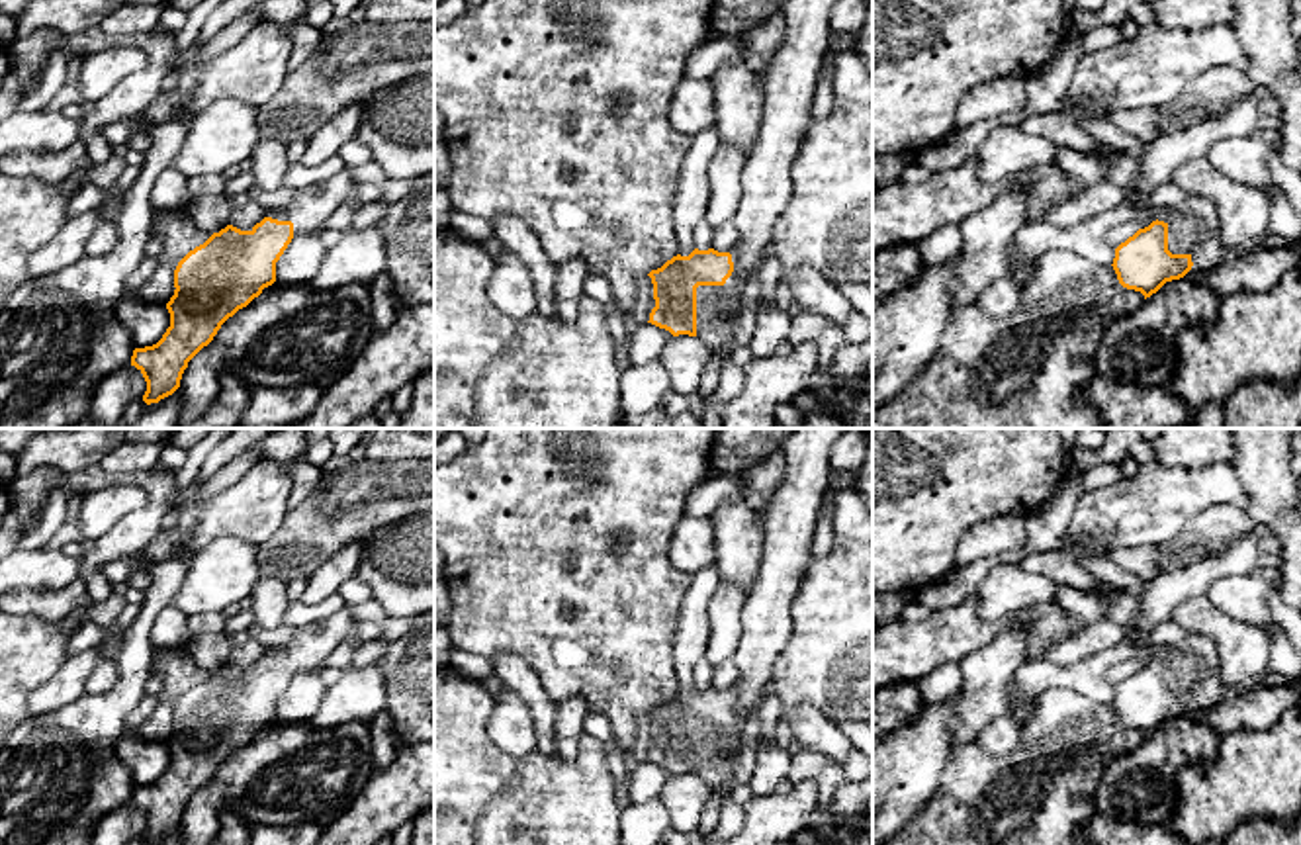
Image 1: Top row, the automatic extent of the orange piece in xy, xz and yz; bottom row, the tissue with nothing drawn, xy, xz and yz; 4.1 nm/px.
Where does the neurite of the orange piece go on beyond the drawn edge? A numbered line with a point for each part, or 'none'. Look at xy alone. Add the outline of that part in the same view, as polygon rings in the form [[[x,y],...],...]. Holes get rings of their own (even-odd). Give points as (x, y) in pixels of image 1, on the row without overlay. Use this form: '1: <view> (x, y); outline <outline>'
1: xy (312, 646); outline [[[344,606],[321,622],[299,628],[288,645],[266,647],[264,655],[292,659],[293,675],[325,671],[327,657],[352,634],[358,640],[376,640],[383,636],[383,628],[380,622],[354,618],[350,606]]]

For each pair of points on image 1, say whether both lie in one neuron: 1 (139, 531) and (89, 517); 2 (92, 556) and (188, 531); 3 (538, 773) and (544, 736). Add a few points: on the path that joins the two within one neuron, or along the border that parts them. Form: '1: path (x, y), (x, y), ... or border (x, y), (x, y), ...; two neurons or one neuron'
1: border (139, 486), (145, 501), (124, 513), (92, 542); two neurons
2: border (159, 534), (143, 548); two neurons
3: border (537, 748), (556, 757); two neurons

